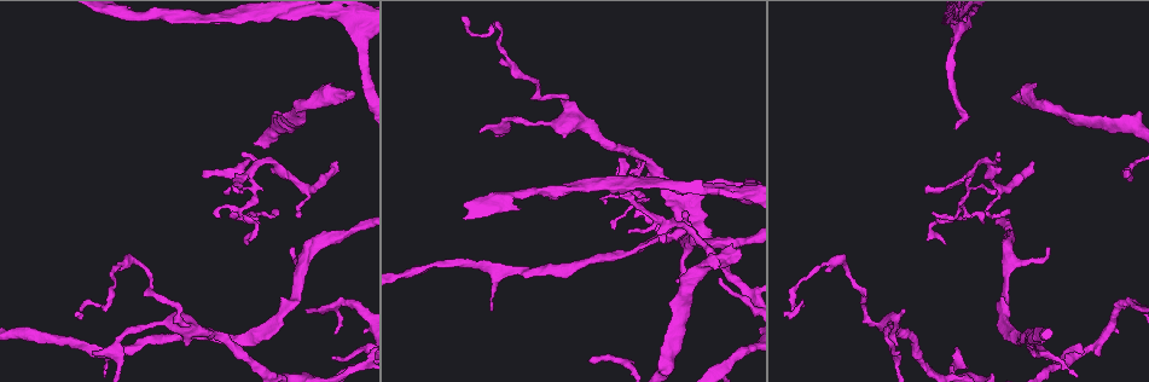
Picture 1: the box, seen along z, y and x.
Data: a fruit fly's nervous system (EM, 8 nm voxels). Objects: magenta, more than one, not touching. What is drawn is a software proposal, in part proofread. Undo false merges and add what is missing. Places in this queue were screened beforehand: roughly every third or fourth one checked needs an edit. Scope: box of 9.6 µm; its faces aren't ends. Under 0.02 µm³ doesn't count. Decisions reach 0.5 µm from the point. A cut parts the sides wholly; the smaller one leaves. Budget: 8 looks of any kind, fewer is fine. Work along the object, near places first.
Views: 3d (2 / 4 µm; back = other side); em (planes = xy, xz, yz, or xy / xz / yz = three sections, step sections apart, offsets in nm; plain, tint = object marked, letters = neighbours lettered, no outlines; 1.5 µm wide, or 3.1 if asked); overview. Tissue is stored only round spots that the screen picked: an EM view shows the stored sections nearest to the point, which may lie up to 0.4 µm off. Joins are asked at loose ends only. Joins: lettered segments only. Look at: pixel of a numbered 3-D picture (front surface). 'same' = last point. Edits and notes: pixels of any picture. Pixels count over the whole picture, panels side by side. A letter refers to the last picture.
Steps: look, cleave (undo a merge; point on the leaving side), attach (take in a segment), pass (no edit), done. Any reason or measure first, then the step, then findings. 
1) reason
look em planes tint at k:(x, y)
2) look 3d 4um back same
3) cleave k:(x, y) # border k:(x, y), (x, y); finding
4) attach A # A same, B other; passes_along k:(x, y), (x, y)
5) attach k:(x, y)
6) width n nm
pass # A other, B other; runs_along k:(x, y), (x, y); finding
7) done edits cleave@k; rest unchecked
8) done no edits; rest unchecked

a fork
look 3d 2um at 1:(639, 207)

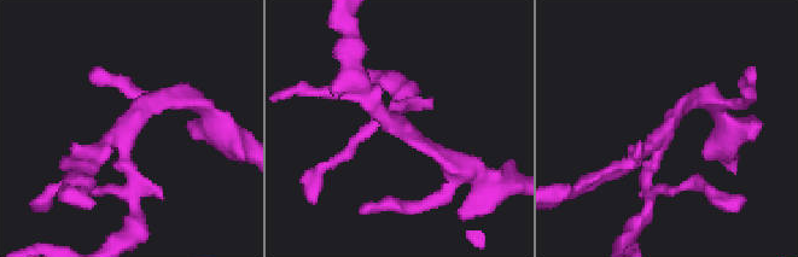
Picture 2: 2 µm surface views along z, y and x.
look em xy step 4 tint at 2:(396, 123)

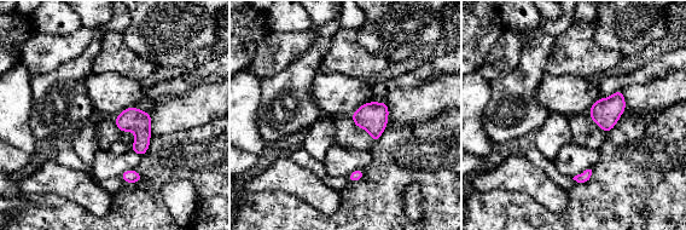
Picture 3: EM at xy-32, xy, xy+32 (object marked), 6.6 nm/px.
cut it another way
look em planes letters same

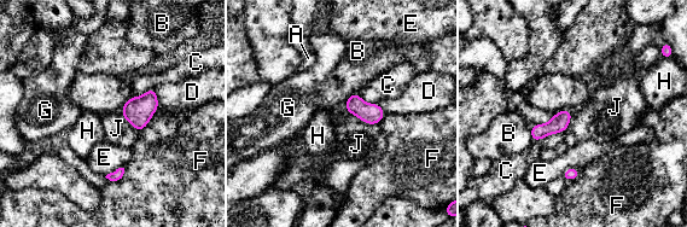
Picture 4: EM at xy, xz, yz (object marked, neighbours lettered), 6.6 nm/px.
width 90 nm
pass # A other, B other, C other, D other, E other, F other, G other, H other, J other; border 4:(347, 110), (367, 123), (378, 124); continuous, no second neuron

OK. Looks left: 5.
branch stops here
look 3d 4um at 1:(1048, 359)

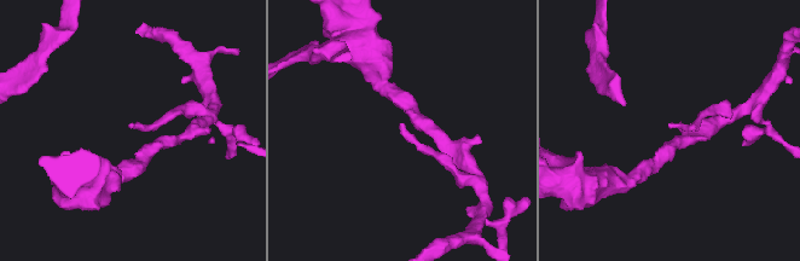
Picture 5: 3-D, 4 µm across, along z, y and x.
shape alone is not enough
look em yz step 4 plain at 5:(132, 125)

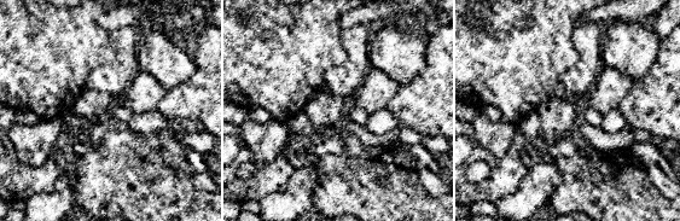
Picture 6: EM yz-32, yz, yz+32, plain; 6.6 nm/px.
look em yz step 4 letters same

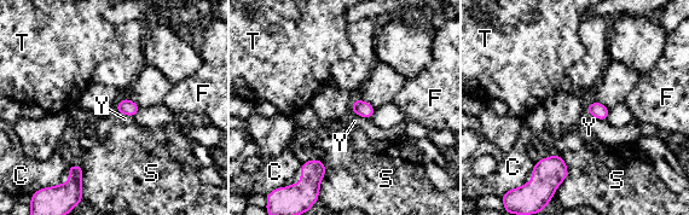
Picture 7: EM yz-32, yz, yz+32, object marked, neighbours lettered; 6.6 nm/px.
pass # C other, F other, S other, T other, Y other; no lettered segment goes on from it

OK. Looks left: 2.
free end
look 3d 4um at 1:(1049, 247)

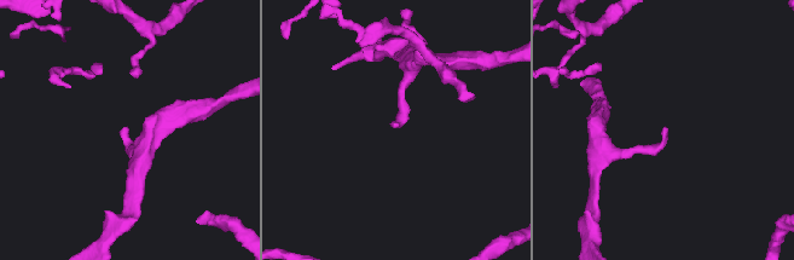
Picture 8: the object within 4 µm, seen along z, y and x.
look em yz step 4 letters at 8:(397, 123)

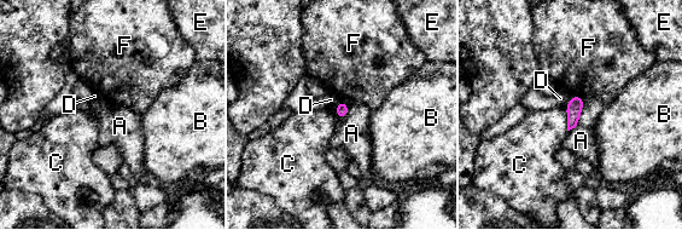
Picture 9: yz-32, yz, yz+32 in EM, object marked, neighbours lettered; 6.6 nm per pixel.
width 80 nm
pass # A other, B other, C other, D other, E other, F other; border 9:(564, 108), (567, 130); no lettered segment goes on from it

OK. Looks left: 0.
done no edits; rest unchecked

